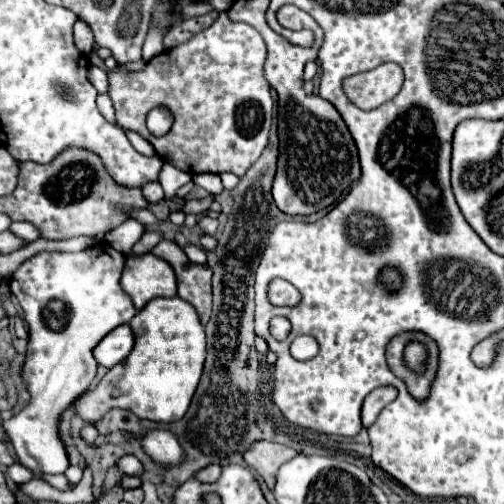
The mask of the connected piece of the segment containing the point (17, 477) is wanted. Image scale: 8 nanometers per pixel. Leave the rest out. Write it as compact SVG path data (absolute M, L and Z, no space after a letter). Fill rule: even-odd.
M14 463L14 466L10 466L10 468L7 470L7 474L9 478L16 484L32 480L32 474L30 474L28 470L24 470L19 463Z

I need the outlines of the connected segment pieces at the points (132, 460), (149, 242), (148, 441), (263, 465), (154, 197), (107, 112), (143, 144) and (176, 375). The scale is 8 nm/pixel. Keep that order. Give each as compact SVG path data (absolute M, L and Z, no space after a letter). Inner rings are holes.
M132 454L122 456L122 458L116 462L116 466L118 466L124 474L132 474L132 476L138 476L138 474L140 474L140 470L142 470L140 460L138 460L136 456L132 456Z
M146 231L142 235L141 239L134 244L132 252L136 255L142 255L151 250L163 239L163 234L156 231Z
M168 430L146 432L142 438L142 448L152 460L156 460L160 464L178 464L184 458L184 452L182 452L178 440Z
M254 442L246 454L244 454L244 460L250 468L254 468L262 478L264 482L268 484L268 488L272 490L274 488L274 482L276 482L276 474L280 470L280 466L284 462L288 462L290 458L294 458L294 450L288 448L288 446L282 446L282 444L274 444L274 442Z
M148 182L146 186L142 186L142 192L144 192L144 198L146 198L150 204L160 202L162 196L164 196L160 182Z
M98 94L98 100L96 100L96 102L98 102L98 110L100 110L100 112L106 116L106 120L114 124L116 120L114 120L114 108L112 108L112 100L110 100L106 94Z
M127 131L126 135L132 146L141 154L144 154L145 156L153 156L156 154L153 146L138 133Z
M154 298L130 320L134 348L126 360L110 368L100 384L82 394L74 408L84 420L96 422L112 408L124 408L154 422L180 420L194 396L206 358L206 334L196 310L182 298Z

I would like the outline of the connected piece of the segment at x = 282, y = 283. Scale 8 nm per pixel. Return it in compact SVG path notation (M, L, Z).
M274 280L270 284L268 298L276 306L294 306L300 302L300 292L292 284L288 284L286 280Z

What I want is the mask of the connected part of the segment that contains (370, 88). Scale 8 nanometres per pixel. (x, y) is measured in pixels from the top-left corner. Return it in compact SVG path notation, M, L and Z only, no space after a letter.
M380 64L378 68L370 70L370 72L362 72L356 76L350 76L344 80L344 92L348 94L348 98L362 110L372 110L384 102L388 102L390 98L394 98L402 86L404 74L402 68L398 64Z

